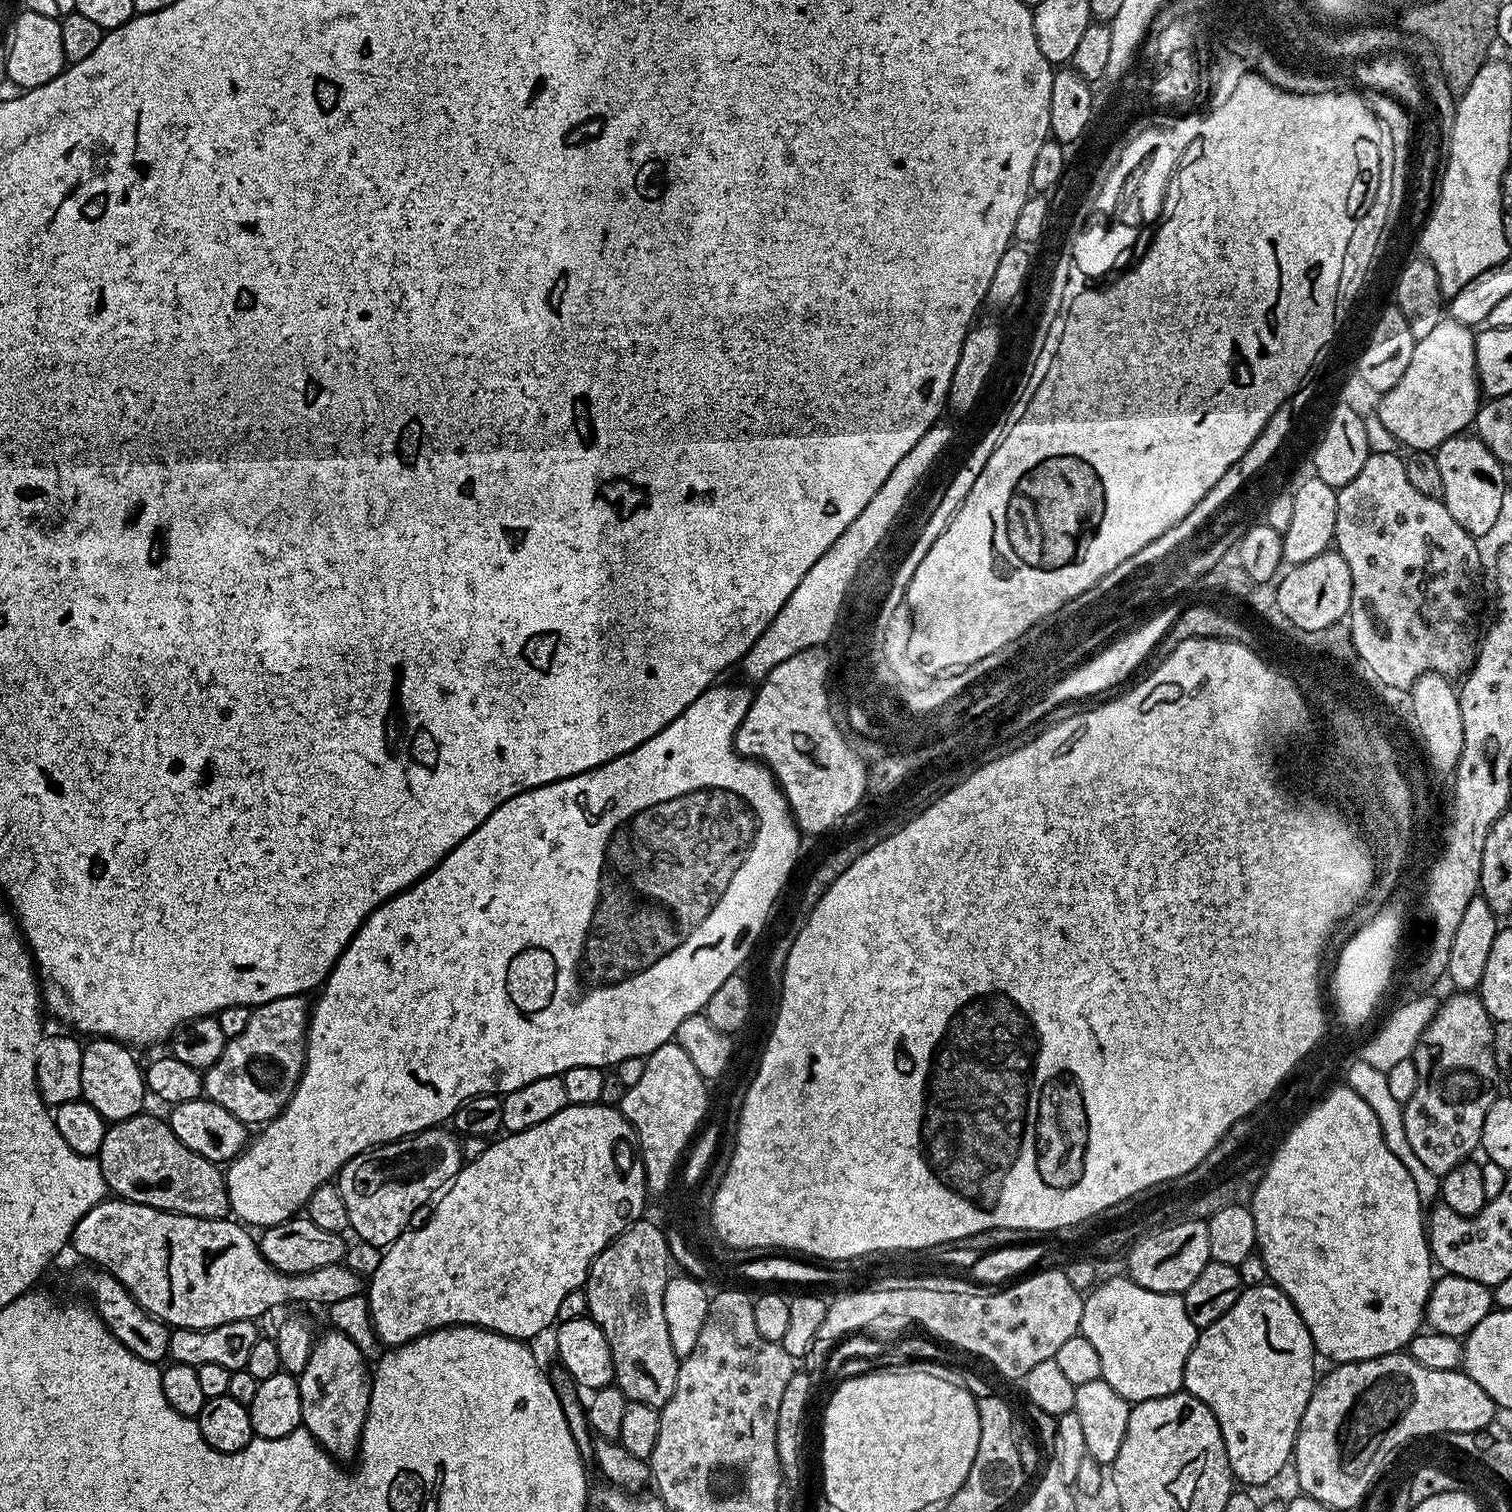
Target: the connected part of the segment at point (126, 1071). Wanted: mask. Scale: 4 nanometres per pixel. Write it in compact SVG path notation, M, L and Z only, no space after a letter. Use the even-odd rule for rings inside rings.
M96 1038L83 1045L82 1054L82 1090L81 1097L87 1104L94 1106L98 1114L109 1122L125 1120L131 1116L141 1115L146 1097L146 1085L142 1064L136 1061L131 1047L118 1040Z

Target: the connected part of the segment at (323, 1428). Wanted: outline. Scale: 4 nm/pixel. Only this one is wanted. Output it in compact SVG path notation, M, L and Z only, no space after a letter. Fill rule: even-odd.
M328 1330L325 1336L315 1337L306 1370L298 1373L298 1379L302 1394L302 1427L323 1446L333 1461L355 1461L372 1393L369 1361L346 1334Z

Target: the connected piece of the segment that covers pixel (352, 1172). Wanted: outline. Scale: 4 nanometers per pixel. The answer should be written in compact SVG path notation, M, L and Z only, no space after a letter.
M444 1126L427 1128L389 1144L379 1144L376 1148L368 1148L362 1154L350 1158L350 1162L346 1162L338 1173L338 1187L342 1194L342 1202L346 1202L346 1214L351 1231L356 1231L355 1235L359 1239L374 1245L375 1248L387 1248L413 1223L412 1215L424 1203L427 1205L441 1189L452 1183L461 1167L460 1140L455 1131Z

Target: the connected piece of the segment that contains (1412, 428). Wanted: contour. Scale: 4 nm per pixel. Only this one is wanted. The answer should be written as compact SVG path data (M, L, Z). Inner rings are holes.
M1445 318L1434 331L1416 342L1406 374L1398 386L1379 397L1382 426L1394 434L1397 445L1418 452L1432 452L1444 440L1459 436L1473 423L1482 403L1480 380L1476 377L1476 337L1467 324Z

